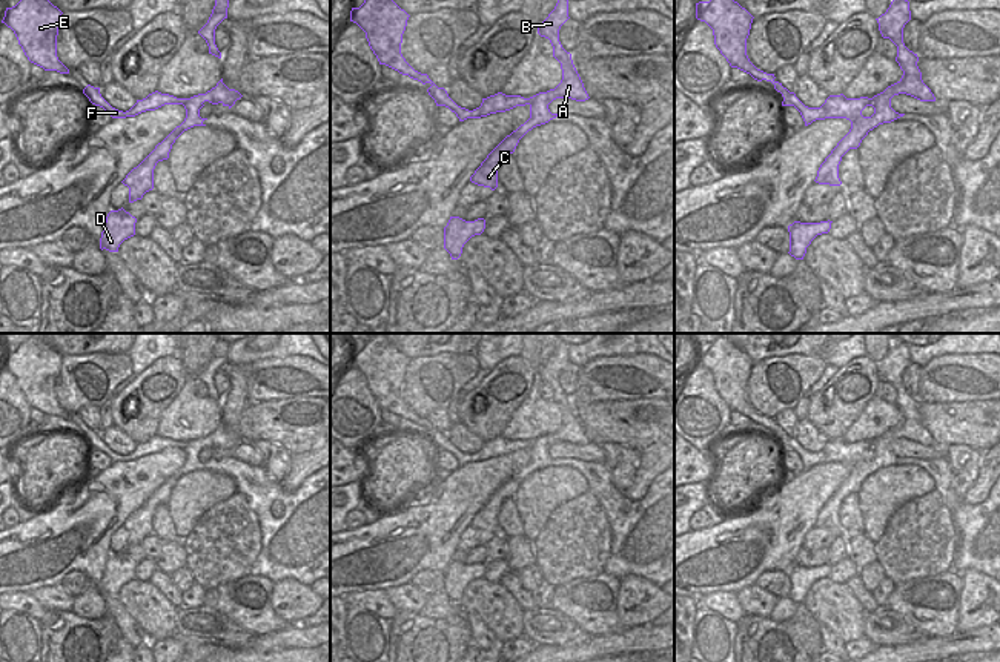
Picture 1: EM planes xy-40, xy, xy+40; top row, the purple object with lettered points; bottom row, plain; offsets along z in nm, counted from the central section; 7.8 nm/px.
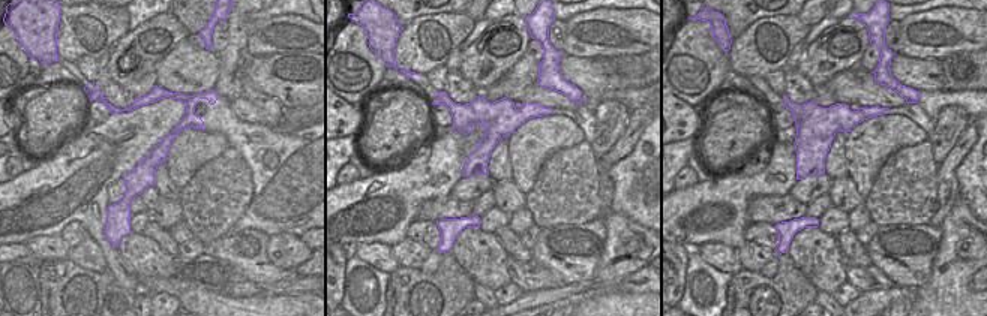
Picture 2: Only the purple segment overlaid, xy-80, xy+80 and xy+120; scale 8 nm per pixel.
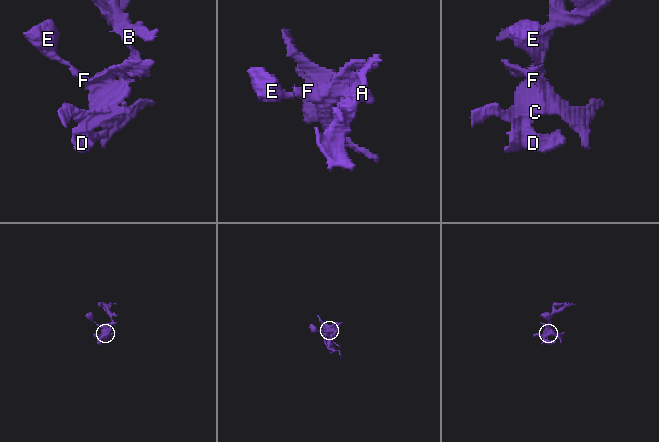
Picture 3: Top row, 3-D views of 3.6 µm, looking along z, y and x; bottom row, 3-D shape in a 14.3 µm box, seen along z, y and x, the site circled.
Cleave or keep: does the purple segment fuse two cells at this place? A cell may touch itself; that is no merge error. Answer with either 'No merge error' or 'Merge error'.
Merge error

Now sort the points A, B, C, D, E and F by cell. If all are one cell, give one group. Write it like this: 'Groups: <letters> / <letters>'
Groups: A B C D F / E

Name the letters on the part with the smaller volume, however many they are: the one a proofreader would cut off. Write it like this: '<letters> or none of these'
E

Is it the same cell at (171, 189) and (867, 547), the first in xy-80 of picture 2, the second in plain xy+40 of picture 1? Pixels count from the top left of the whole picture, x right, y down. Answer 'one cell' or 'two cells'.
two cells

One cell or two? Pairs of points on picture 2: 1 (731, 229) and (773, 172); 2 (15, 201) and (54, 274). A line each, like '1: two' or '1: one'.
1: one
2: two

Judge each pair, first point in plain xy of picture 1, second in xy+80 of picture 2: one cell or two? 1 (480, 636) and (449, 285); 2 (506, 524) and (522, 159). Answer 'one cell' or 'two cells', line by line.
1: two cells
2: two cells

